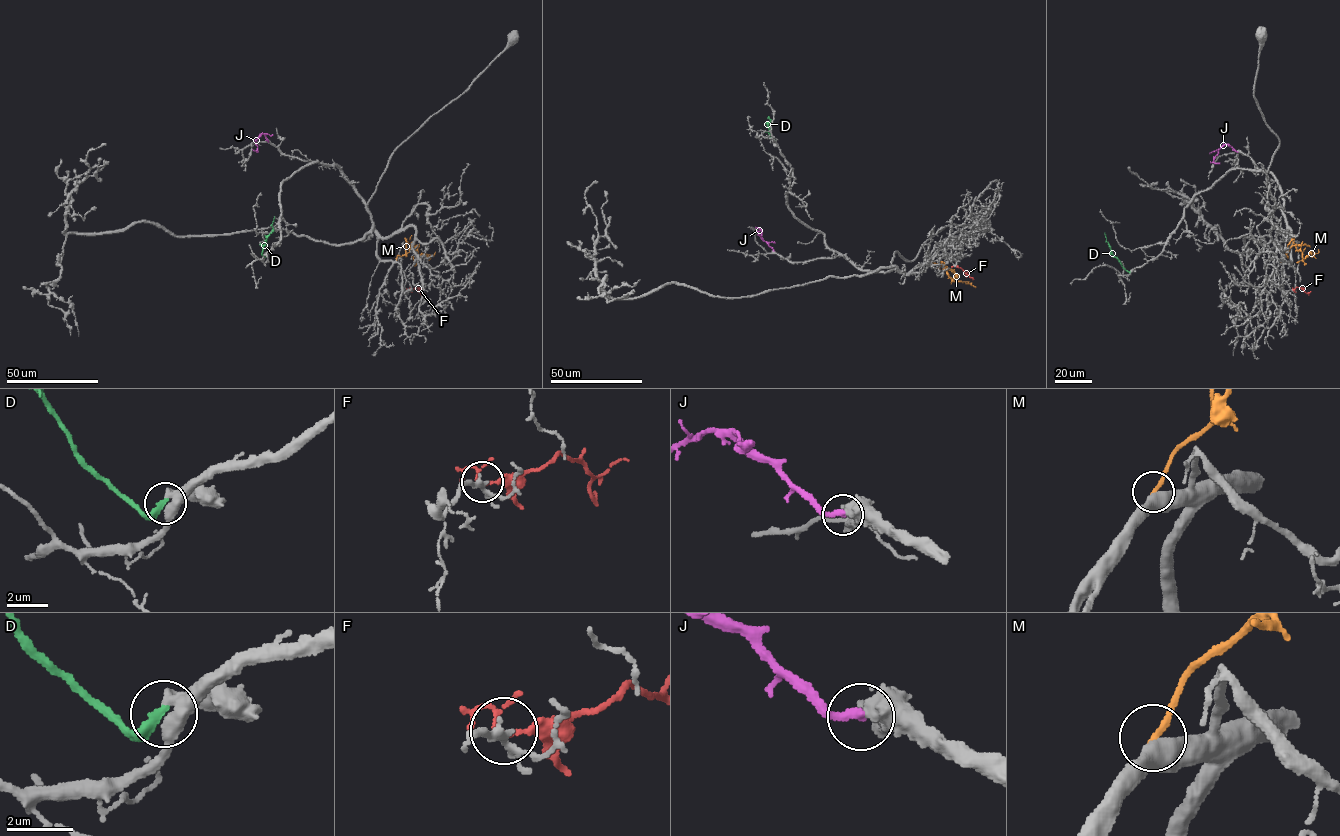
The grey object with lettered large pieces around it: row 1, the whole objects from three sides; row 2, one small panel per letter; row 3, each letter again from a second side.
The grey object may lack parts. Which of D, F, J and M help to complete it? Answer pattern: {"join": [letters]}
{"join": ["D", "J"]}

